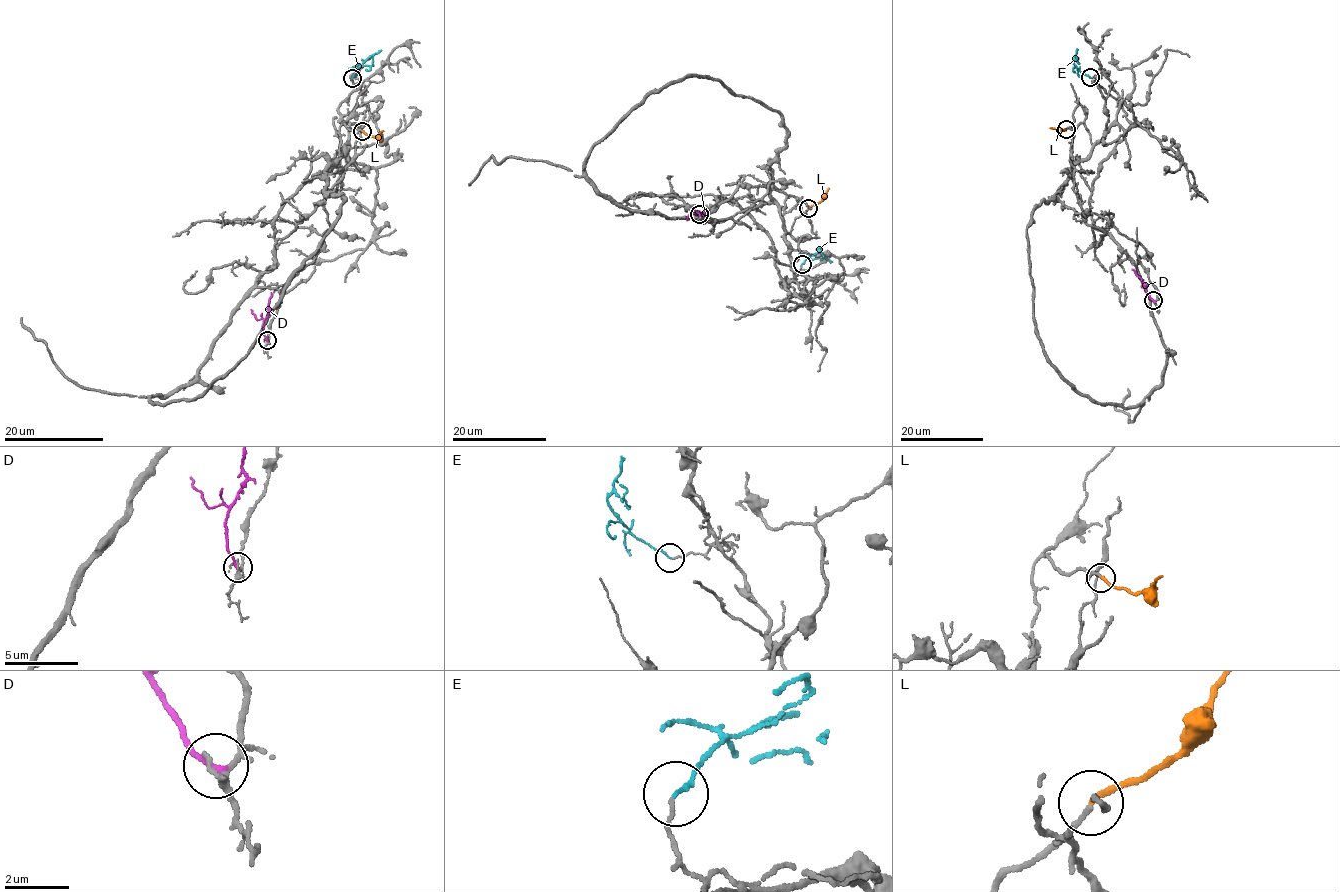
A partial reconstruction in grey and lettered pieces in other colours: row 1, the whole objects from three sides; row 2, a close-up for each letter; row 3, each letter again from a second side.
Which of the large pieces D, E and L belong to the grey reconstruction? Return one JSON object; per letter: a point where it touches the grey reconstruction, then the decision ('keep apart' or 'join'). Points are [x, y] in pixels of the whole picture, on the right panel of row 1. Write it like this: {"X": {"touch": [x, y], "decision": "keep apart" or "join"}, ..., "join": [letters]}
{"D": {"touch": [1153, 300], "decision": "keep apart"}, "E": {"touch": [1090, 77], "decision": "keep apart"}, "L": {"touch": [1066, 129], "decision": "join"}, "join": ["L"]}

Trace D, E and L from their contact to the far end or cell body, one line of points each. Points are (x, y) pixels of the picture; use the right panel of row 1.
D: (1153, 301), (1132, 269)
E: (1090, 78), (1073, 63), (1075, 58), (1079, 63)
L: (1066, 129), (1049, 128)

